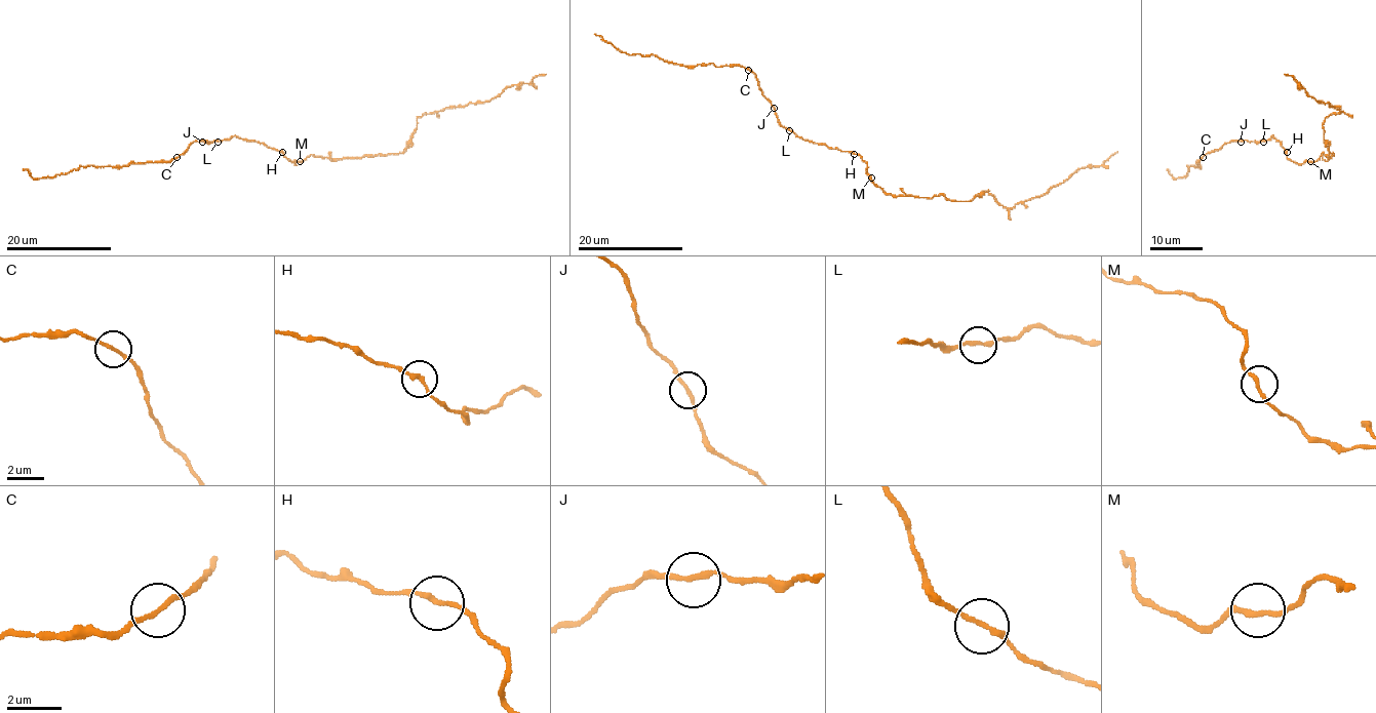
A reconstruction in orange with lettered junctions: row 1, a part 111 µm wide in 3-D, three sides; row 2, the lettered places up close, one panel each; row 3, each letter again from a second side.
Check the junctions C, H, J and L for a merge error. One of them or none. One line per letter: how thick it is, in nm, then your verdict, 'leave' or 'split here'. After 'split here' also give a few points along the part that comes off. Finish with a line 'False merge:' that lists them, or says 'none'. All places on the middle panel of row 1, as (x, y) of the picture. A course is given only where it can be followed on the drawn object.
C: 170 nm thick; leave
H: 170 nm thick; leave
J: 180 nm thick; leave
L: 180 nm thick; leave
False merge: none

